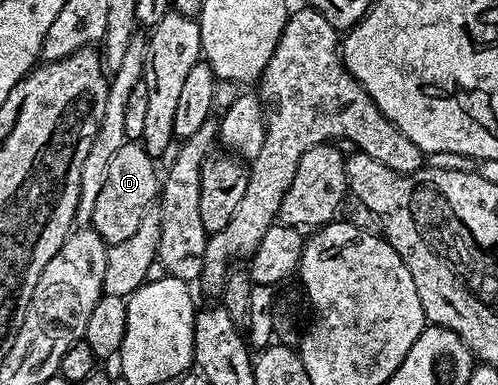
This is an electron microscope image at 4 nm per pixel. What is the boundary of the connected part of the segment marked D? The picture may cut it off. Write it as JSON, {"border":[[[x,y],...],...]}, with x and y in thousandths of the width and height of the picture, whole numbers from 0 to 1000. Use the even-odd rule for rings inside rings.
{"border":[[[255,369],[239,379],[231,410],[223,410],[223,431],[215,431],[215,462],[207,462],[207,494],[199,501],[197,519],[191,522],[191,556],[183,590],[211,621],[213,636],[255,629],[271,597],[287,577],[287,556],[295,556],[309,538],[319,509],[319,436],[311,429],[309,408],[295,400],[295,390],[279,369]]]}

